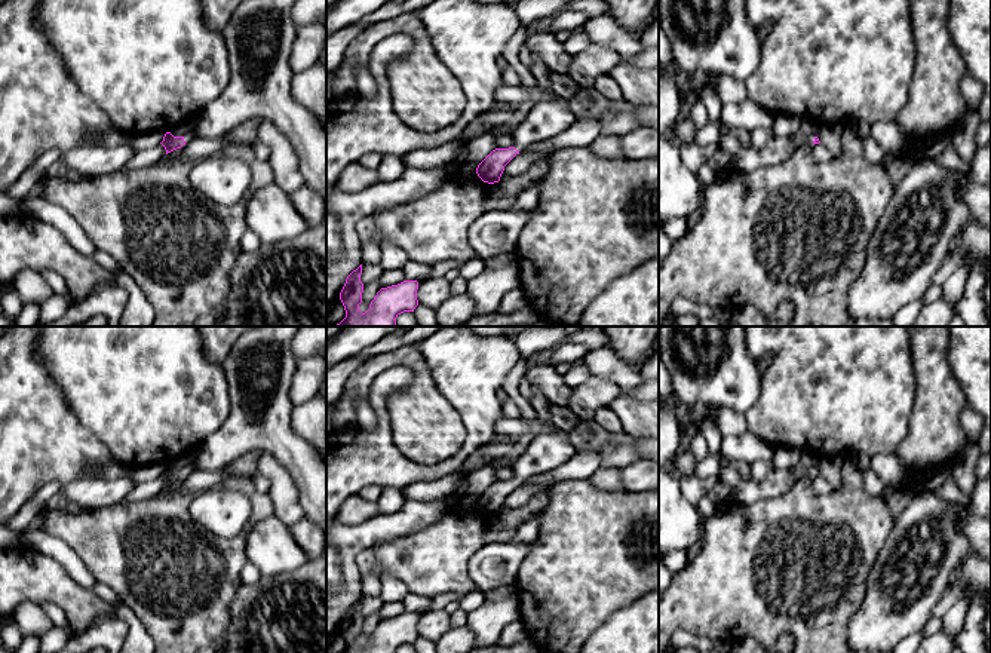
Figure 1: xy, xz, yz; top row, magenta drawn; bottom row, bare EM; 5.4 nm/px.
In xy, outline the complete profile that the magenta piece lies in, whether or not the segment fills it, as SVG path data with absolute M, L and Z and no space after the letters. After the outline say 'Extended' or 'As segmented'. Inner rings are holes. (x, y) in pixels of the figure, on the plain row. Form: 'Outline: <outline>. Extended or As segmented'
Outline: M166 465L160 476L165 479L168 487L177 481L181 481L184 476L191 475L196 470L197 469L193 467L191 465L187 465L184 469L174 469L171 465Z. Extended

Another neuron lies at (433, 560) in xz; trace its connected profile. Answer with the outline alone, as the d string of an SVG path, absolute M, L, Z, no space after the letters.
M476 502L447 509L435 522L395 540L372 546L377 560L377 573L390 574L401 580L409 594L435 598L455 592L461 597L476 591L469 573L470 558L485 546L485 534L497 515L484 515Z

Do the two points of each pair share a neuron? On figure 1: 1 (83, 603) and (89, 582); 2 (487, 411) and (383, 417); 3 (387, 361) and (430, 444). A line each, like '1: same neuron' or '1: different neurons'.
1: different neurons
2: same neuron
3: same neuron

